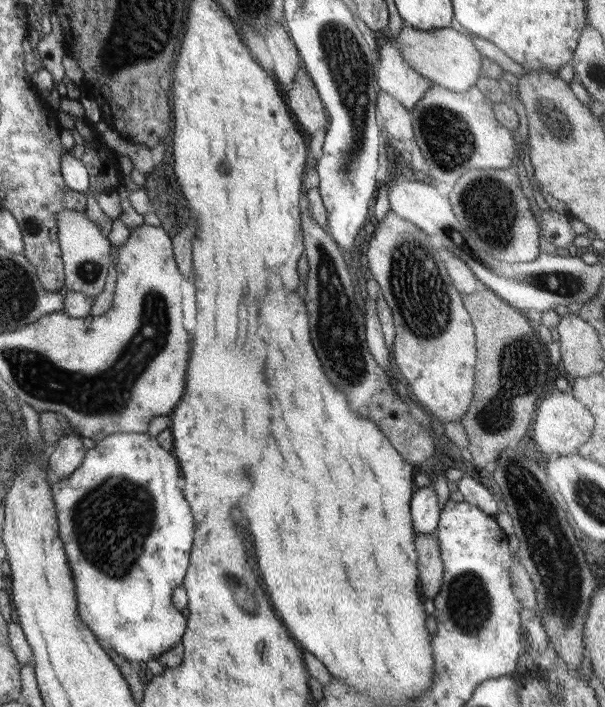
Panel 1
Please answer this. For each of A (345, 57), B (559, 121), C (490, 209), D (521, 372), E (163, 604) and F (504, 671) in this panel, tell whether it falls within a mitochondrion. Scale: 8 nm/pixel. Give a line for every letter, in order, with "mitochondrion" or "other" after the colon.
A: mitochondrion
B: mitochondrion
C: mitochondrion
D: mitochondrion
E: other
F: other

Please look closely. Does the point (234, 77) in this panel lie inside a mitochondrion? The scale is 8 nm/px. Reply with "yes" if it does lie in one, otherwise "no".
no

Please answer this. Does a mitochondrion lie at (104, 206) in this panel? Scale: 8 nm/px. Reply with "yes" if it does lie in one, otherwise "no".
no

